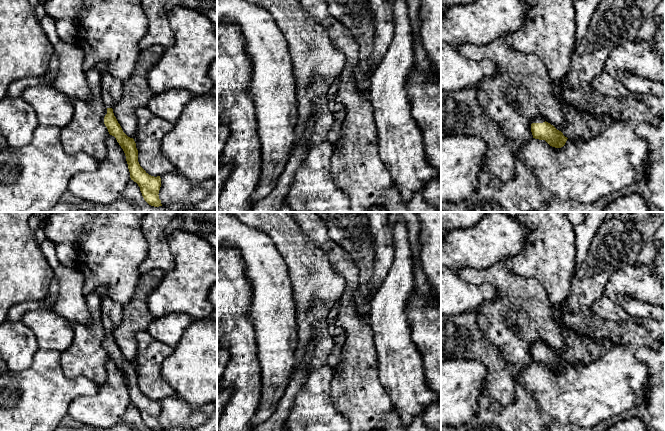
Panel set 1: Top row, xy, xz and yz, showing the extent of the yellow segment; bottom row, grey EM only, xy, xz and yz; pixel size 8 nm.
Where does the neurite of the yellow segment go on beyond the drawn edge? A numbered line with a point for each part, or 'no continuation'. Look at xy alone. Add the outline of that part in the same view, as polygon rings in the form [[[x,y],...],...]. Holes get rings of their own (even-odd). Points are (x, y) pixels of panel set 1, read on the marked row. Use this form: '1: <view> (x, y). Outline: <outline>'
1: xy (110, 87). Outline: [[[98,64],[96,68],[101,72],[100,97],[106,108],[113,108],[121,98],[123,81],[114,77],[106,64]]]

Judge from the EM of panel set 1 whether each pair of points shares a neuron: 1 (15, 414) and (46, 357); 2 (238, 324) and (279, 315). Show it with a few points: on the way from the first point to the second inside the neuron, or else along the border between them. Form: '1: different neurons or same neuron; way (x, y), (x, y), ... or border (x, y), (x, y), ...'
1: same neuron; way (29, 400), (44, 385), (45, 371)
2: different neurons; border (251, 297), (248, 317), (257, 344)

